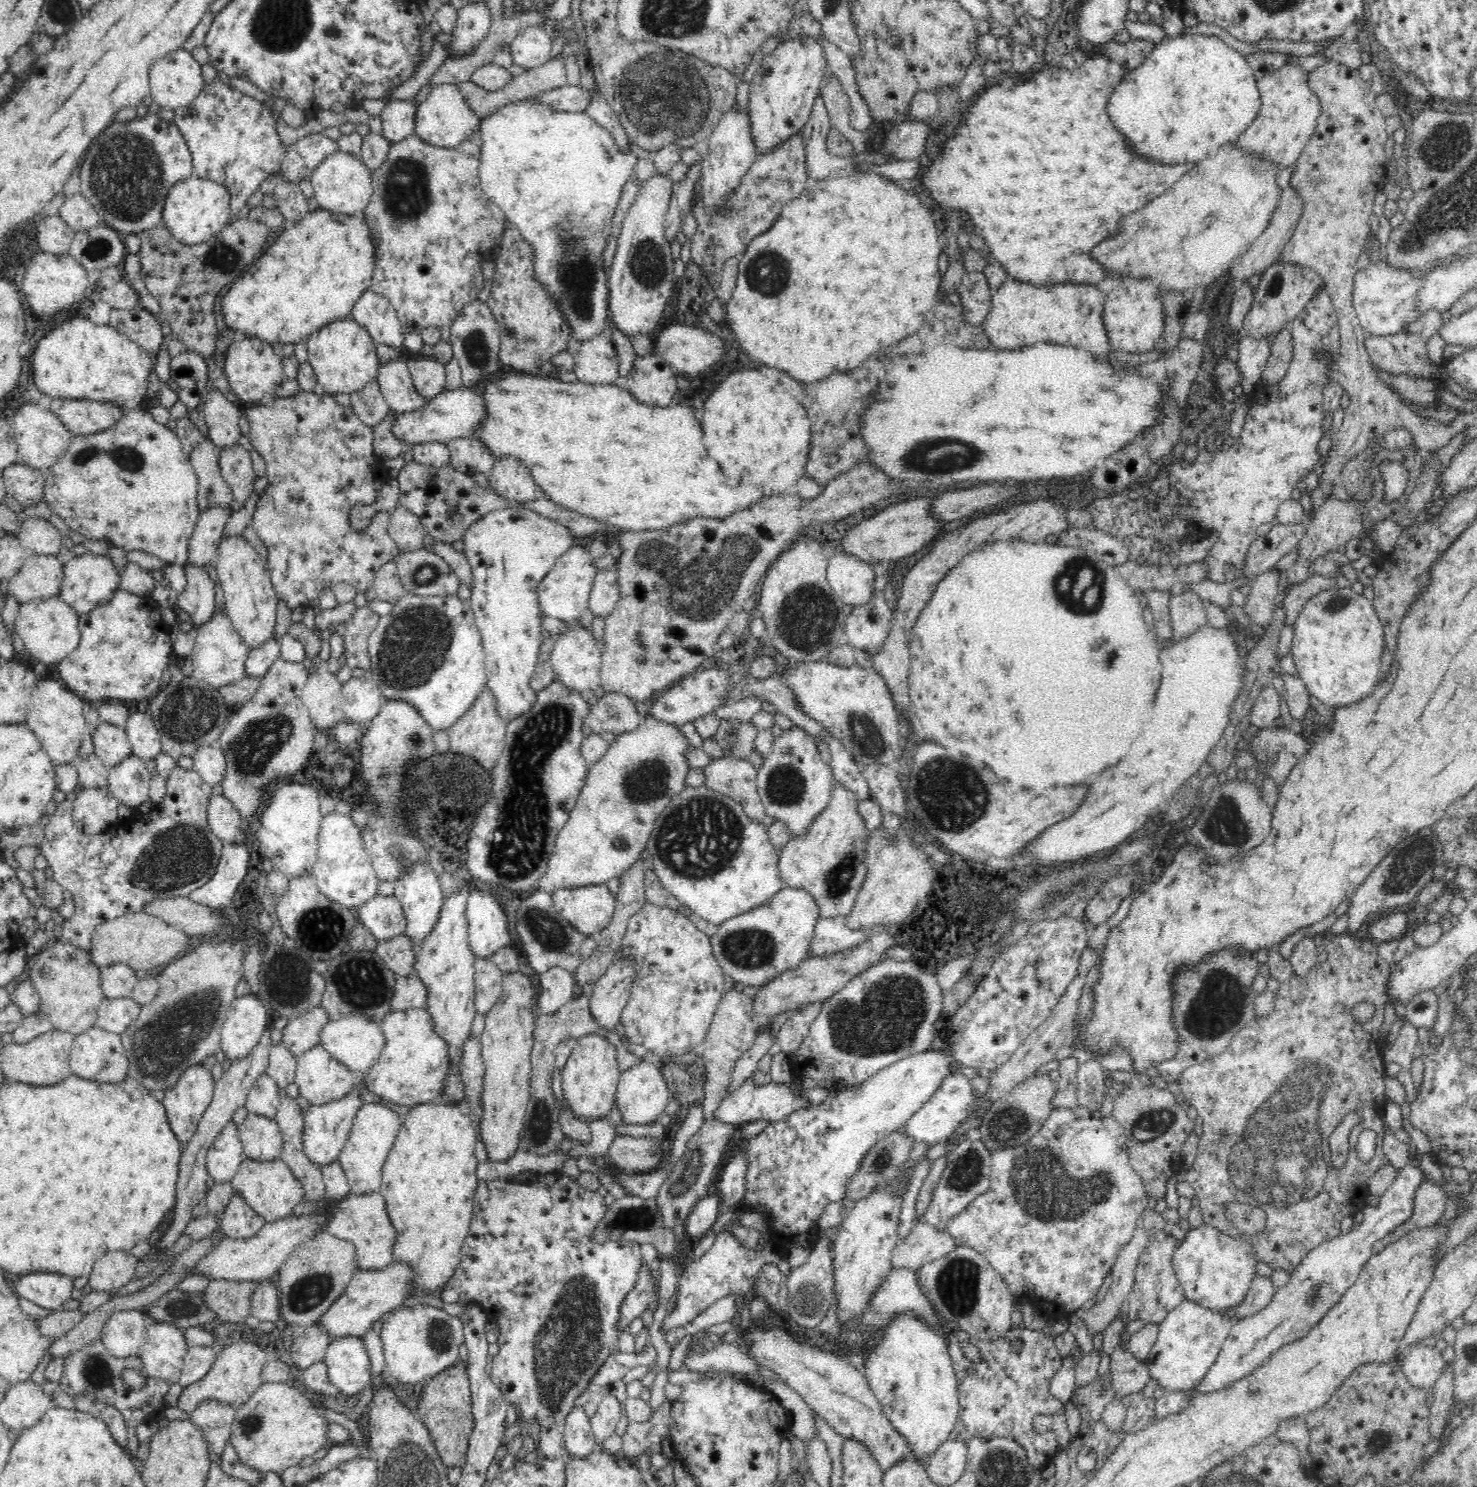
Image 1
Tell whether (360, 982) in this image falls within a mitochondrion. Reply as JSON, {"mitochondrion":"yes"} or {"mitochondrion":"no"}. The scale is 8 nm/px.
{"mitochondrion":"yes"}

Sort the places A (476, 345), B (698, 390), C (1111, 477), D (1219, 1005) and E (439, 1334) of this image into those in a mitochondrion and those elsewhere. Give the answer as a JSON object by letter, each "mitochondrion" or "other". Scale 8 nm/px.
{"A":"mitochondrion","B":"other","C":"other","D":"mitochondrion","E":"mitochondrion"}

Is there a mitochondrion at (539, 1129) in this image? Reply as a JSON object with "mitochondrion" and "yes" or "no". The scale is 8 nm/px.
{"mitochondrion":"yes"}

